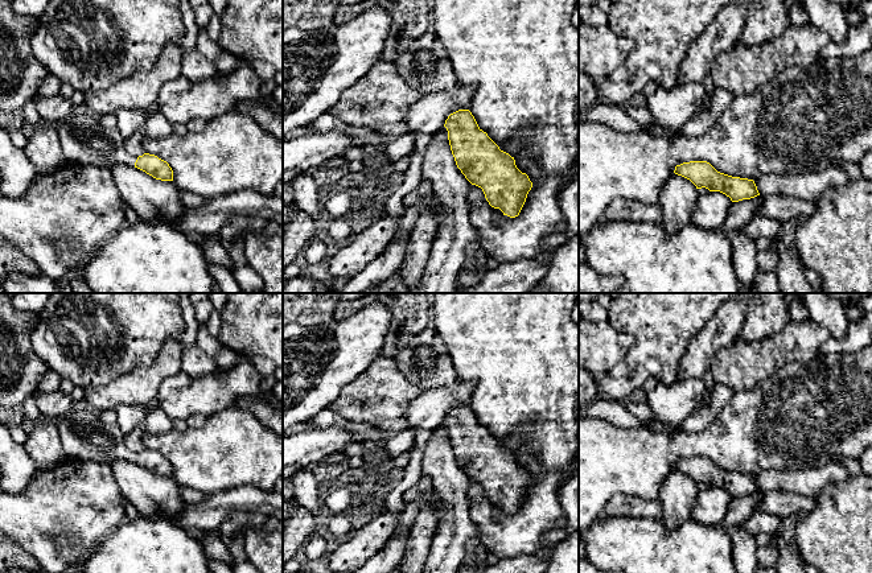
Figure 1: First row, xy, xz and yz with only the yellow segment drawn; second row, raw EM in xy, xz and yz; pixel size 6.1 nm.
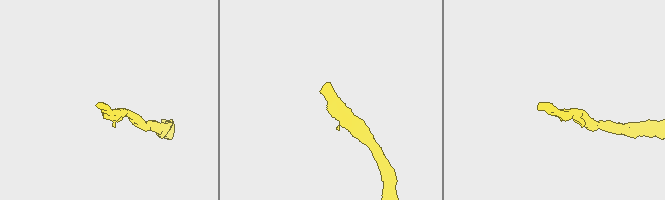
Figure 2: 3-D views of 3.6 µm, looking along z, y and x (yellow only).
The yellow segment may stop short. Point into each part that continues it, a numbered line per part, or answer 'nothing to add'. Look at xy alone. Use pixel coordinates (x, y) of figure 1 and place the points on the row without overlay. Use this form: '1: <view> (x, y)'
1: xy (83, 436)

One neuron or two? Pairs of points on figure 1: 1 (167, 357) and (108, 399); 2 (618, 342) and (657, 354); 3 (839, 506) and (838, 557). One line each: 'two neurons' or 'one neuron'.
1: one neuron
2: two neurons
3: one neuron

